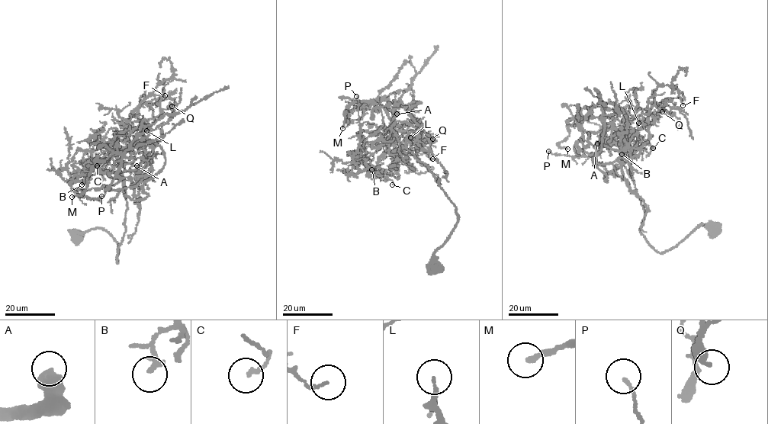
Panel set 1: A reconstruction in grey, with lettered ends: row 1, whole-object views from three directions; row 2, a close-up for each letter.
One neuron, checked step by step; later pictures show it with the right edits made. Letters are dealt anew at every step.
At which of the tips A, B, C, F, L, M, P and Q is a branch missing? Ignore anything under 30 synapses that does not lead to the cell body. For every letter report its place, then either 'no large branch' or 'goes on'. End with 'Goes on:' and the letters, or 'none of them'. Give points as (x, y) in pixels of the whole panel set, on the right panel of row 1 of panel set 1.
A: place (597, 143); no large branch
B: place (621, 154); no large branch
C: place (653, 148); no large branch
F: place (682, 105); no large branch
L: place (638, 123); no large branch
M: place (567, 149); no large branch
P: place (548, 151); no large branch
Q: place (662, 111); no large branch
Goes on: none of them

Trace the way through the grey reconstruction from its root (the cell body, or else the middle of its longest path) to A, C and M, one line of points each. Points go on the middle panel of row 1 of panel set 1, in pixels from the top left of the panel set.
A: (436, 266), (435, 252), (458, 216), (428, 167), (402, 146), (392, 152), (395, 133), (372, 146), (396, 114)
C: (436, 266), (435, 252), (458, 216), (454, 203), (438, 178), (402, 146), (381, 155), (369, 172), (392, 184)
M: (436, 266), (458, 216), (439, 179), (404, 147), (392, 152), (395, 130), (380, 105), (349, 103), (342, 128)

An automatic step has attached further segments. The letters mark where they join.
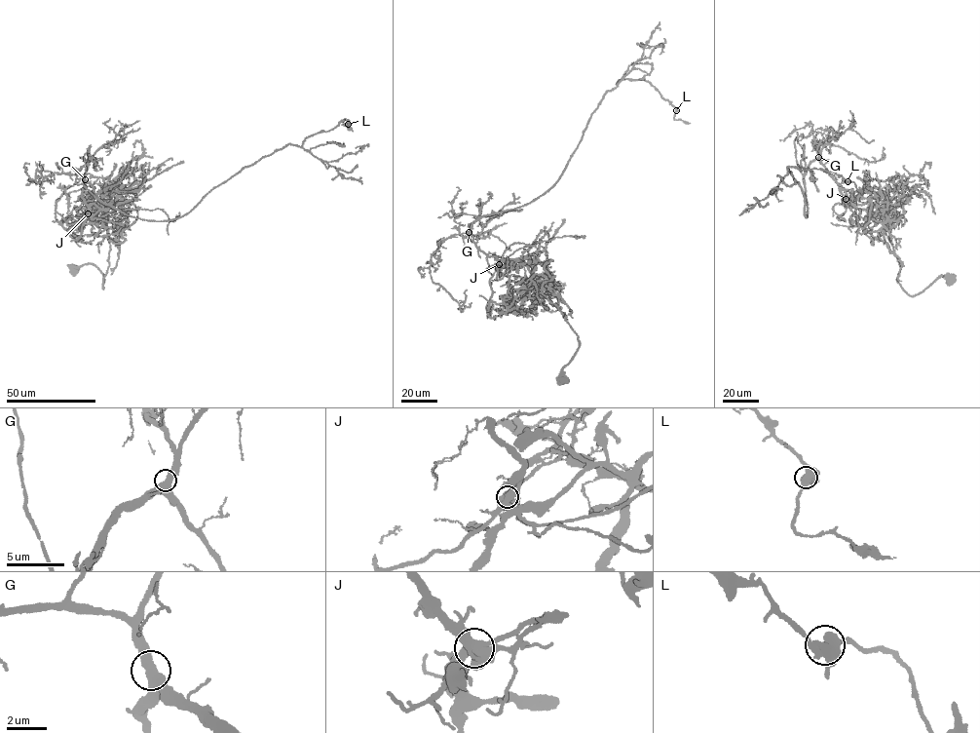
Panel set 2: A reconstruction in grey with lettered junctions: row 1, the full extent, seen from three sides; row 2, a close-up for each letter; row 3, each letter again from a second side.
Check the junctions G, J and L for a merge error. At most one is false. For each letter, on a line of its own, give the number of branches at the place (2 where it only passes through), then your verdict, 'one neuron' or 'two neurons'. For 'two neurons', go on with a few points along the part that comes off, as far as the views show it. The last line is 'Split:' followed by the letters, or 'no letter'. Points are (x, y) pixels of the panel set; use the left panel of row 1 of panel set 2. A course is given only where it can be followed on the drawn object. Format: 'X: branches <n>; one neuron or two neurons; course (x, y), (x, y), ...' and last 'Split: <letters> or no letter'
G: branches 3; one neuron
J: branches 8; two neurons; course (88, 213), (86, 181), (125, 213), (176, 218), (263, 157), (289, 144), (301, 146), (344, 119), (353, 131)
L: branches 3; one neuron
Split: J

